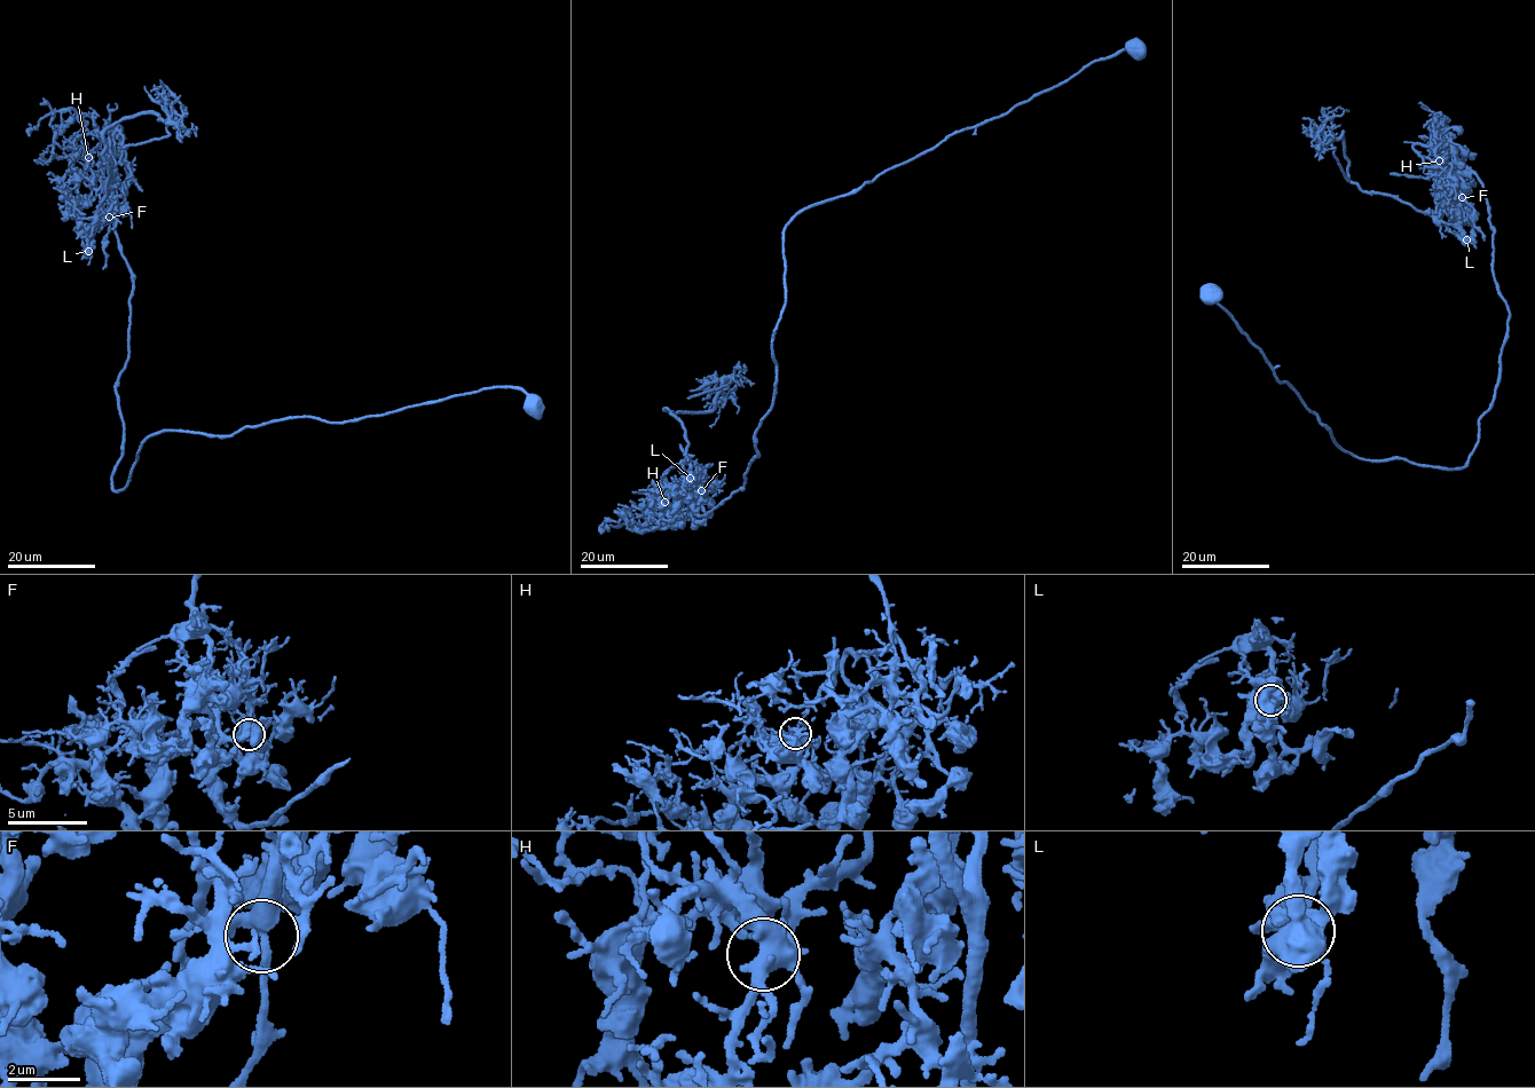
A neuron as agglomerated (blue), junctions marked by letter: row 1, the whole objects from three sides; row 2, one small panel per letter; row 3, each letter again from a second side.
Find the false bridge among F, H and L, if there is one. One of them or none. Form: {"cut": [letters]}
{"cut": ["L"]}

